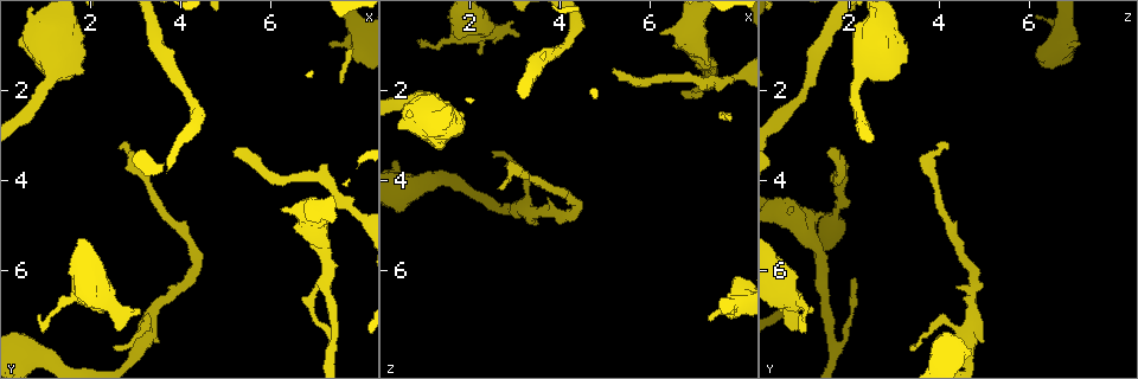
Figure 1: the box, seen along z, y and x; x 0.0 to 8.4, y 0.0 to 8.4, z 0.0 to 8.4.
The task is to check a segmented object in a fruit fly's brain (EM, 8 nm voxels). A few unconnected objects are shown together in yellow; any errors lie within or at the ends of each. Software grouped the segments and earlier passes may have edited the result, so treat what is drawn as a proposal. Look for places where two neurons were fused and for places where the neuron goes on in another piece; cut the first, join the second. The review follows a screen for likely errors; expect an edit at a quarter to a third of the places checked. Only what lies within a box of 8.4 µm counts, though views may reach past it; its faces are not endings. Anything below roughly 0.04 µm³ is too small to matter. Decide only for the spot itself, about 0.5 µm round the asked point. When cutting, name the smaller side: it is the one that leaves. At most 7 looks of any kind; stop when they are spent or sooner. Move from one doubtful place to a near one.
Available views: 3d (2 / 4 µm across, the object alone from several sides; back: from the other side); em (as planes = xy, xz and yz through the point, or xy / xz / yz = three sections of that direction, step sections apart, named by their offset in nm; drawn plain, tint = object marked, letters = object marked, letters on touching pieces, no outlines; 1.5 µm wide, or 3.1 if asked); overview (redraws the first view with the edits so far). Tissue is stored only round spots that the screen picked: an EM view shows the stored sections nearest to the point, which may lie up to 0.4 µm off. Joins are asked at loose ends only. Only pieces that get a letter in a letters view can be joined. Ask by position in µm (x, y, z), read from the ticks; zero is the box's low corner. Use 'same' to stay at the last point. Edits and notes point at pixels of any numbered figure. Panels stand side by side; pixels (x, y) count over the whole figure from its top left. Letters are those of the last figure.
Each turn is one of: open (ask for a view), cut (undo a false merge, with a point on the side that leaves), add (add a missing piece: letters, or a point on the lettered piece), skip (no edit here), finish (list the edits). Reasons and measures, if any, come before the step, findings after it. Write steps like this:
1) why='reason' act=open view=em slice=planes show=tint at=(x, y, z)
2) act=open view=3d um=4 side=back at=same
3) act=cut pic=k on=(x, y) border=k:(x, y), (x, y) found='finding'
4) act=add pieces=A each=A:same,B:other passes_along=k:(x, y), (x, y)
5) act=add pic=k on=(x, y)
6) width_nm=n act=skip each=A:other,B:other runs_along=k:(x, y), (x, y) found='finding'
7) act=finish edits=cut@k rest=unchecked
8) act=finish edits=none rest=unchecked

why='stops while still wide' act=open view=em slice=planes show=letters at=(3.05, 6.85, 0.85)

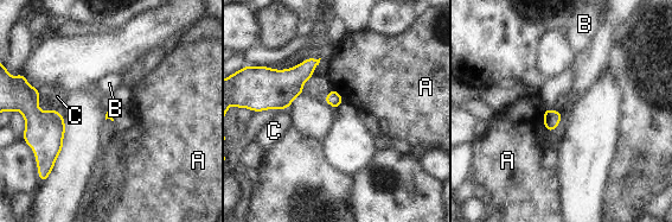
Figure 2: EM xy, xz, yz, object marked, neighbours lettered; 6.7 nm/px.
act=skip each=A:other,B:other,C:other border=2:(546, 108), (554, 109) found='no lettered piece goes on from it'

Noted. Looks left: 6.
why='thin end' act=open view=3d um=4 at=(2.50, 7.75, 3.45)

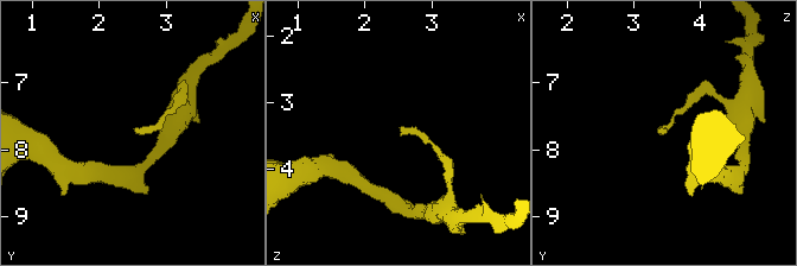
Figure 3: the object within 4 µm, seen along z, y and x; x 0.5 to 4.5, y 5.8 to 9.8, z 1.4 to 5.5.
why='now the EM' act=open view=em slice=yz step=8 show=tint at=(2.50, 7.70, 3.35)

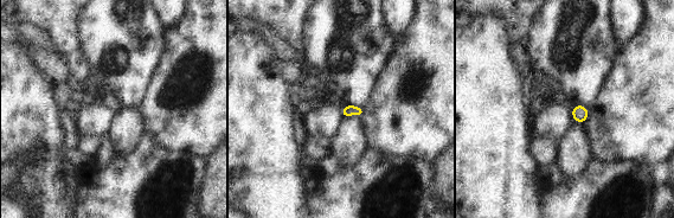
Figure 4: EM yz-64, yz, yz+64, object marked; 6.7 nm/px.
why='another direction' act=open view=em slice=planes show=letters at=same

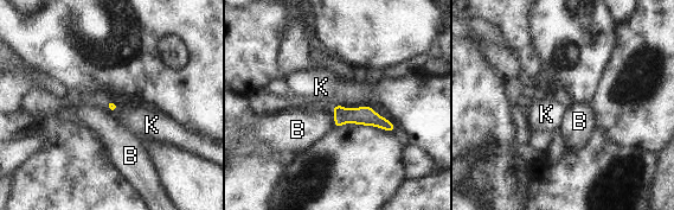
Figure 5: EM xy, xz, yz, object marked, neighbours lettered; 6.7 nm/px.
act=skip each=B:other,K:other found='no lettered piece goes on from it'

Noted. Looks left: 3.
why='free end' act=open view=em slice=planes show=letters at=(5.20, 3.40, 1.55)

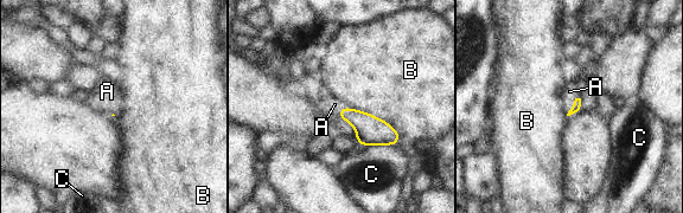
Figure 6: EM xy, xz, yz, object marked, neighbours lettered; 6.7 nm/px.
act=add pieces=A each=A:same,B:other,C:other passes_along=6:(576, 108), (573, 104), (569, 91) found='it goes on there'

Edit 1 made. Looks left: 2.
act=finish edits=add@6 rest=unchecked

